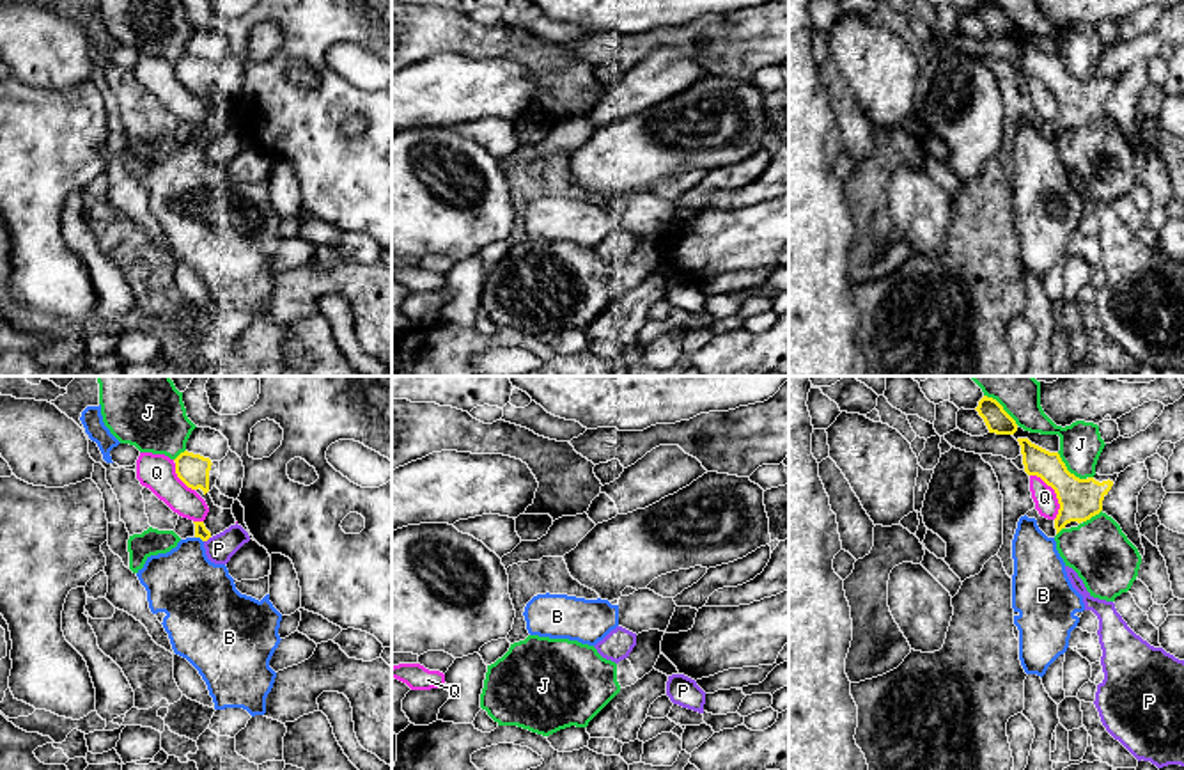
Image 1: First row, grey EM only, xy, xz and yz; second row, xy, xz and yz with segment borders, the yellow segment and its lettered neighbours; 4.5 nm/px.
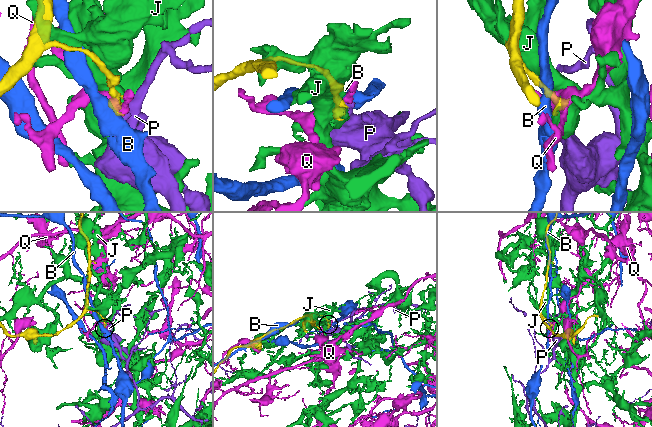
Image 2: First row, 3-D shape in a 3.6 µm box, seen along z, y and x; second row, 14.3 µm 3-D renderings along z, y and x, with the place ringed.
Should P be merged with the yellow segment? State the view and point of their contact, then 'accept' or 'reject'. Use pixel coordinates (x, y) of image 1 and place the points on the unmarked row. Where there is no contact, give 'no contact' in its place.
contact xy (206, 142); reject

